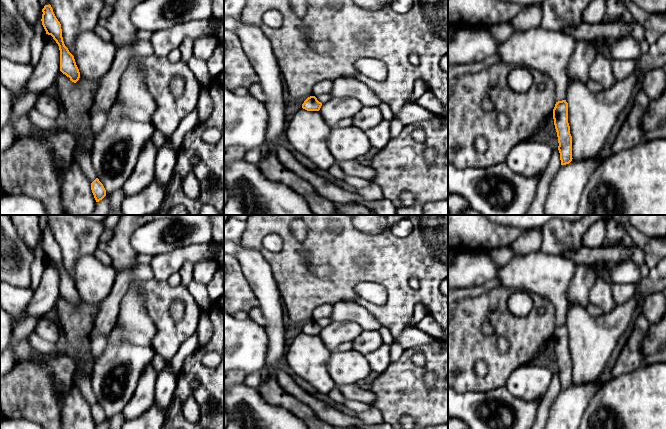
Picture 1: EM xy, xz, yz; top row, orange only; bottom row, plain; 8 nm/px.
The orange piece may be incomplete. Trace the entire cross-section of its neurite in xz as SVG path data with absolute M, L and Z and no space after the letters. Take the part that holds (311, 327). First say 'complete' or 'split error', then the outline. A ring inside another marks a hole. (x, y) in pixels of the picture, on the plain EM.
complete | M315 320L308 321L302 328L302 332L307 335L319 335L322 327Z

